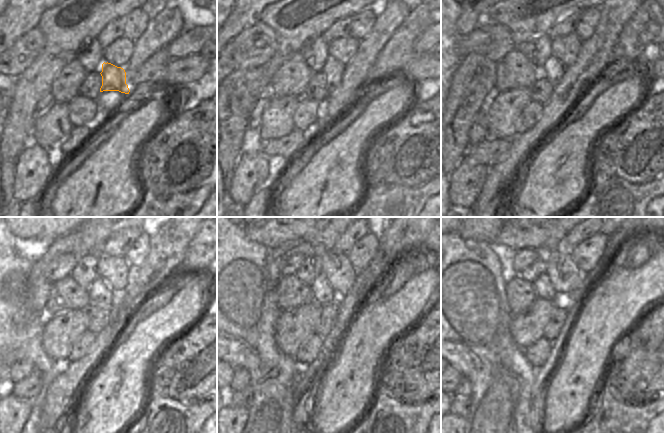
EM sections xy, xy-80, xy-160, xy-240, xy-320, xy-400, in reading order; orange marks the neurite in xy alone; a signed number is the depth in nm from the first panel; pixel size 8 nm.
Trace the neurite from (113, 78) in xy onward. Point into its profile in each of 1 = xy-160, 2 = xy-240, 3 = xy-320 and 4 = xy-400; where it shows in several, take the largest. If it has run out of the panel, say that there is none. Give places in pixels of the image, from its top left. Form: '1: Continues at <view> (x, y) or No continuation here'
1: Continues at xy-160 (553, 70)
2: Continues at xy-240 (99, 292)
3: Continues at xy-320 (322, 293)
4: Continues at xy-400 (544, 290).

